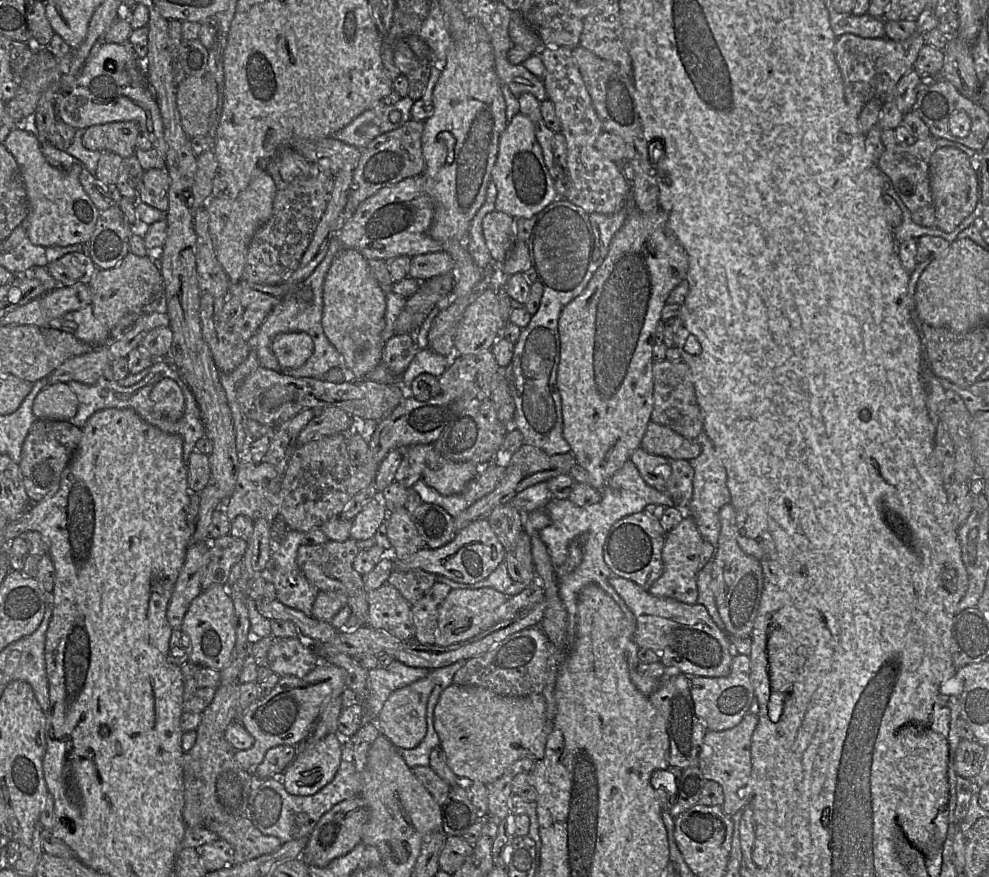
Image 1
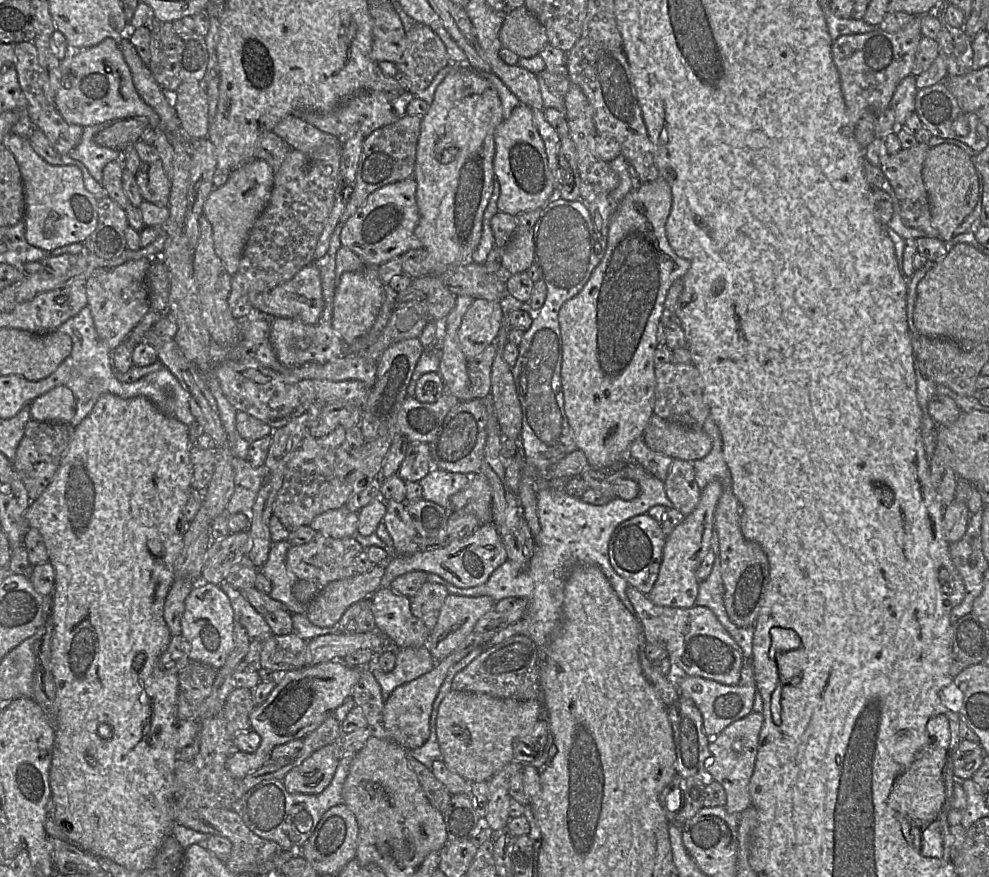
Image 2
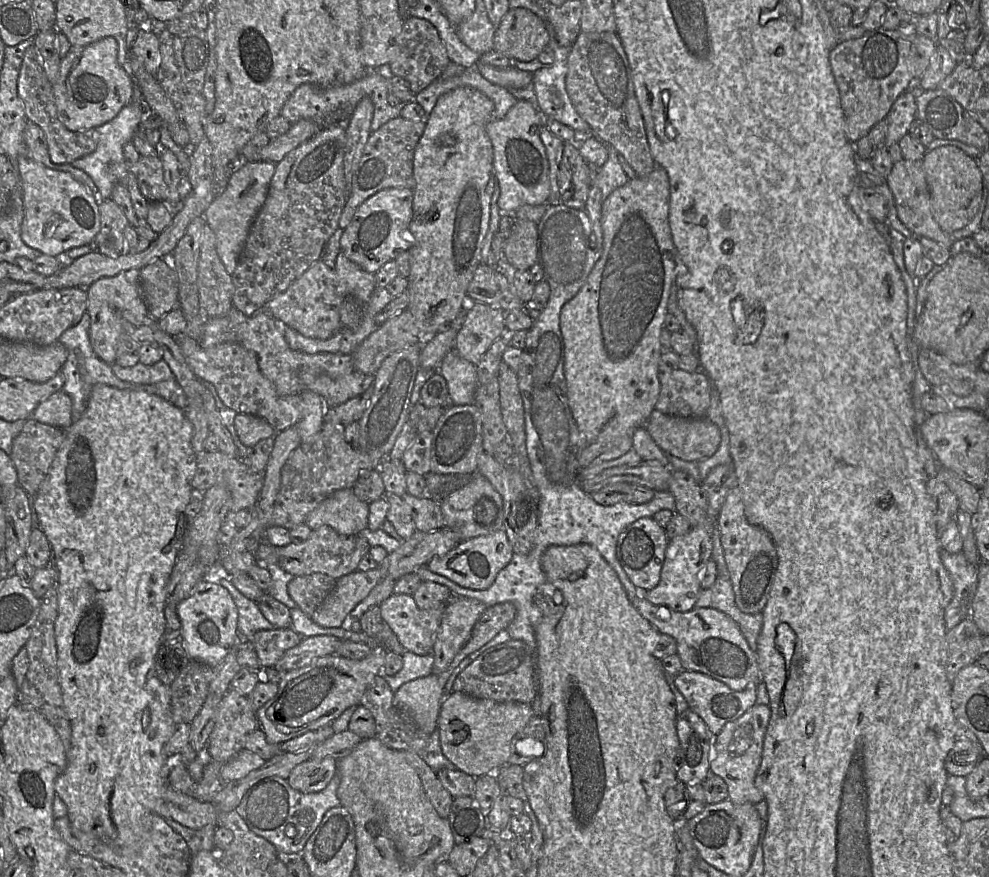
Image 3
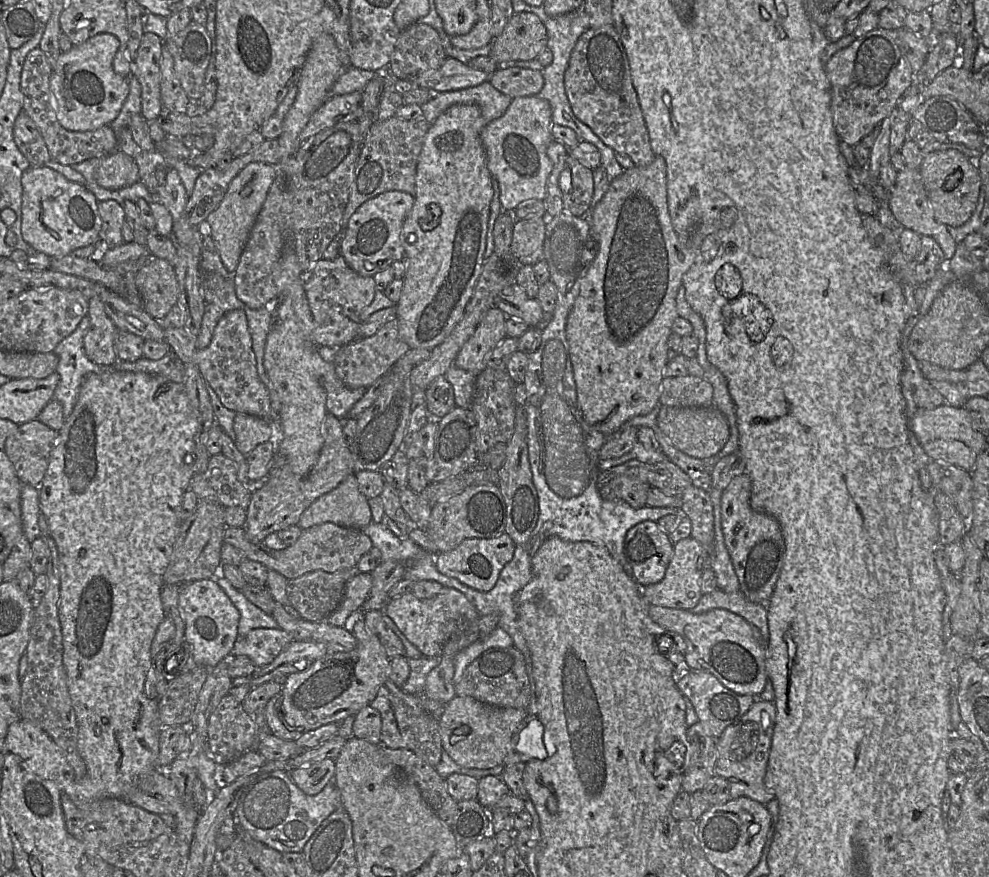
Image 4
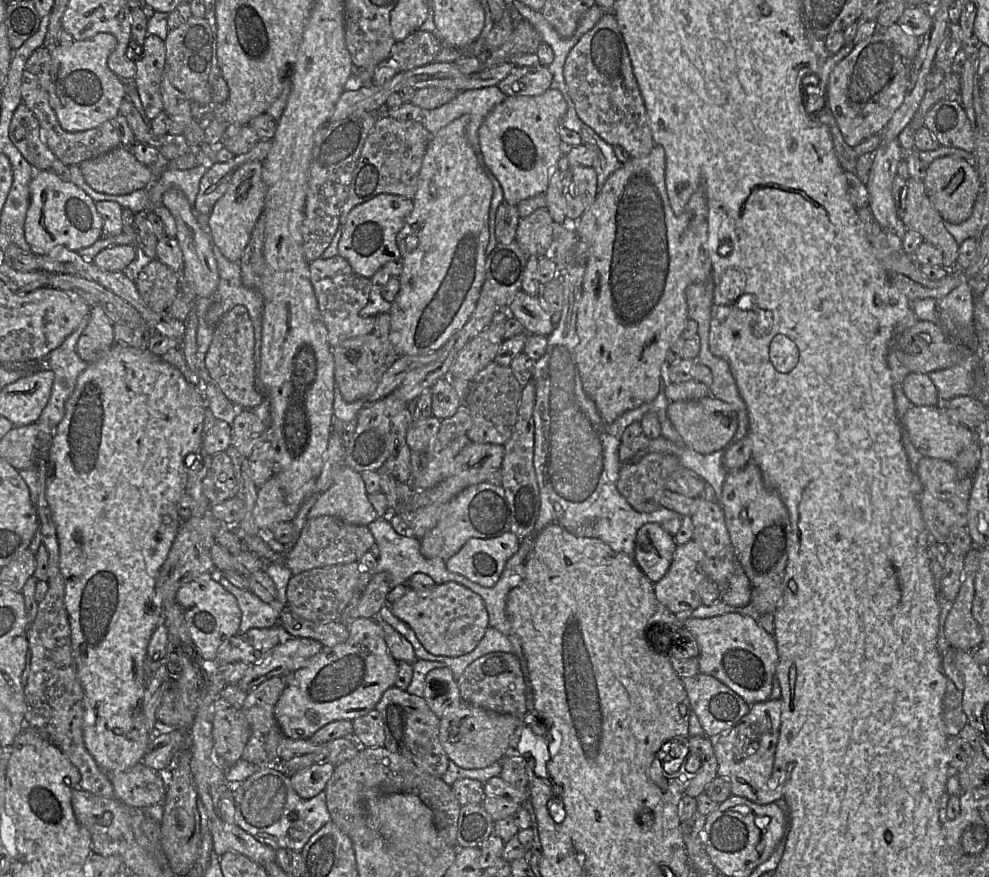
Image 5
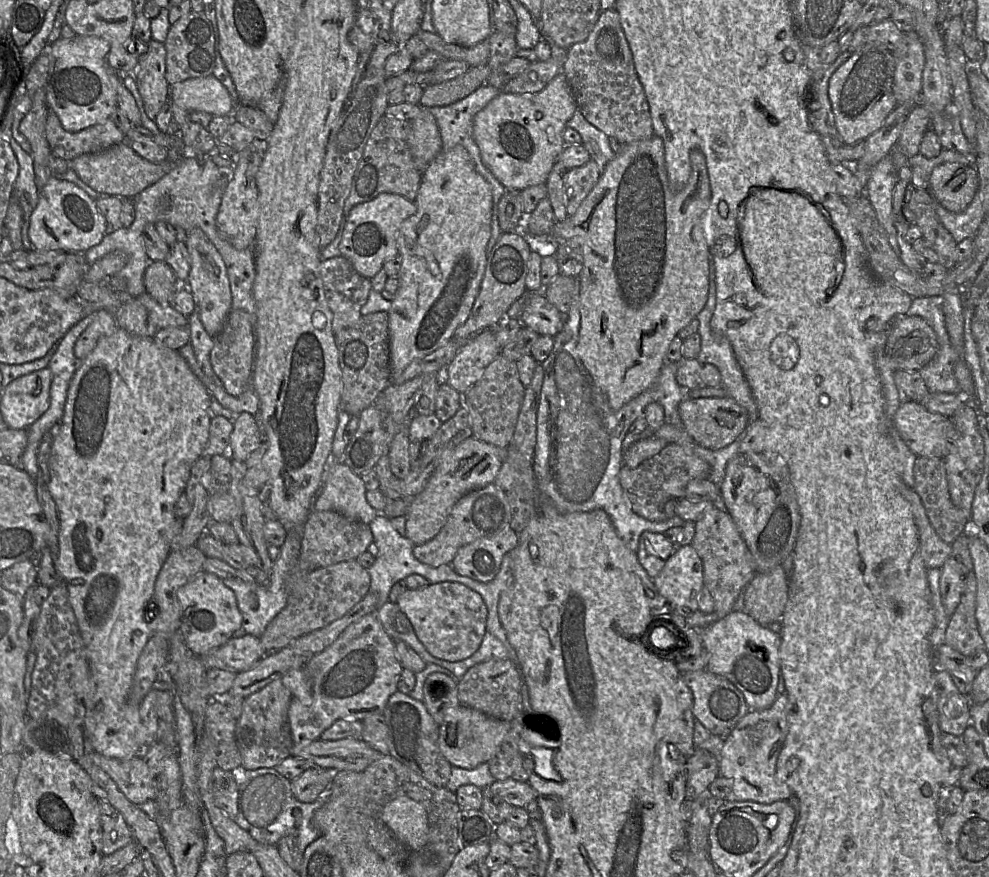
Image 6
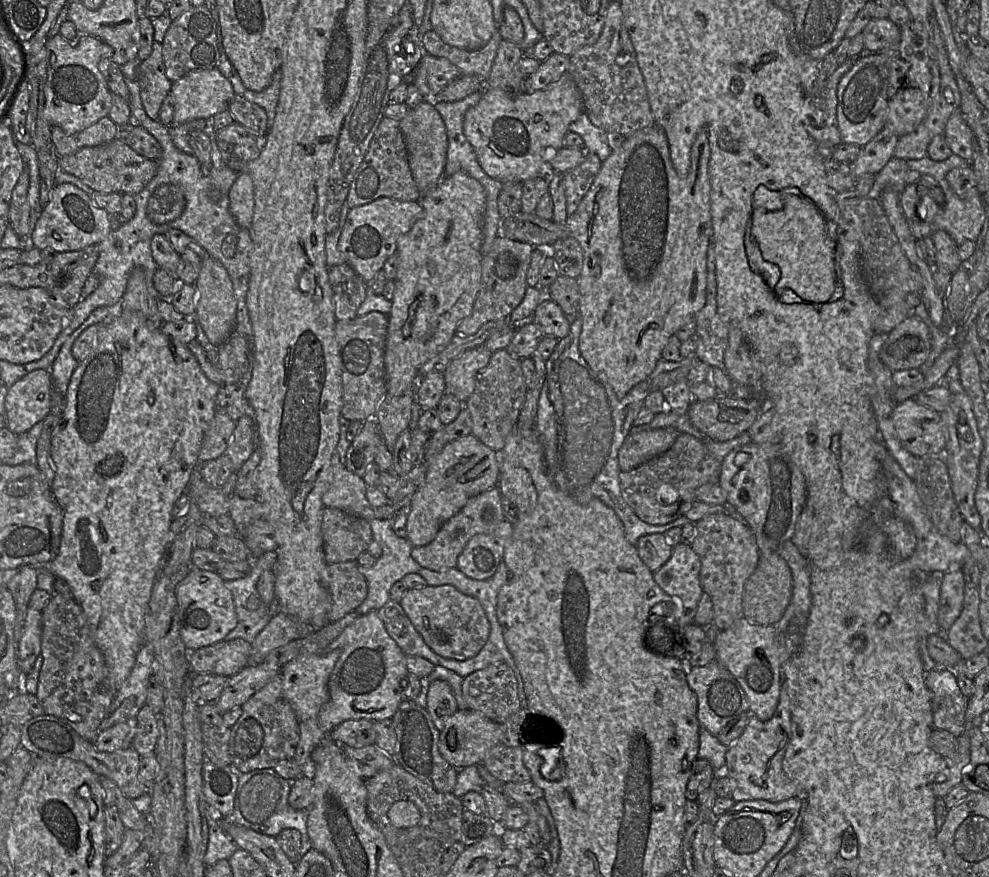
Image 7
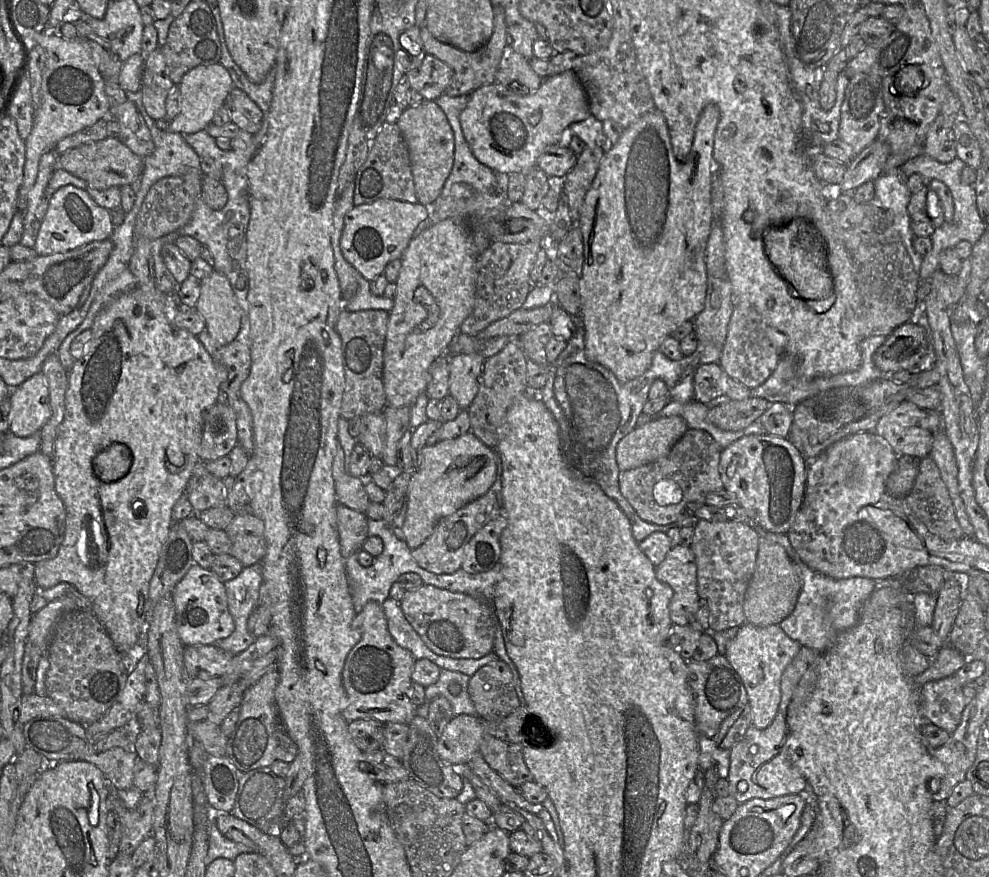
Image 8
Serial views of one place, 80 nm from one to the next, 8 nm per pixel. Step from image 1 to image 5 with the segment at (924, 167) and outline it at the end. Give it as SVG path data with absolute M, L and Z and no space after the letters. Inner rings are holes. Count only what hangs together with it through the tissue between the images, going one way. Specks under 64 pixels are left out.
M907 179L907 195L899 205L898 215L908 230L918 232L923 241L941 251L944 268L955 268L960 245L945 228L944 220L932 205L922 181Z

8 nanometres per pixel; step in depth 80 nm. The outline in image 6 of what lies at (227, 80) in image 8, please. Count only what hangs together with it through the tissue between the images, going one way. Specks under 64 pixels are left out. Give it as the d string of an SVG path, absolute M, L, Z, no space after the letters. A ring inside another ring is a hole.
M212 74L172 85L169 101L188 112L202 111L213 117L232 115L234 110L228 90Z

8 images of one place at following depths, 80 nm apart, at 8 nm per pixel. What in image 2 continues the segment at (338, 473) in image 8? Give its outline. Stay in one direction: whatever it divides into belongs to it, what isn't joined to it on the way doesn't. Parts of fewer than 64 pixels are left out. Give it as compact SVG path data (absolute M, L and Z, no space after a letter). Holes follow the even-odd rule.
M343 506L316 516L309 526L316 532L334 539L348 538L357 532L358 513Z

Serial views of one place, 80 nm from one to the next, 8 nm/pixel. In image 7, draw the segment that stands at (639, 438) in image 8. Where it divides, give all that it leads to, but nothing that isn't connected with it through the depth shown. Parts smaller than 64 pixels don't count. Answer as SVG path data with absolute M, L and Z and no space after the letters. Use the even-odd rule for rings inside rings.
M671 427L629 434L618 451L621 471L630 471L666 452L680 433Z

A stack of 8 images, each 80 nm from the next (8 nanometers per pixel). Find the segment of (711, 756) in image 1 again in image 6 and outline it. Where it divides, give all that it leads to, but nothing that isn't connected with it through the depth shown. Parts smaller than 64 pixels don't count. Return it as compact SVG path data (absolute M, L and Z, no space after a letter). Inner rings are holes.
M778 694L775 702L764 710L750 710L724 738L724 745L719 754L720 775L731 781L733 799L771 804L776 801L787 801L792 796L789 786L776 778L776 764L788 734L788 696Z

